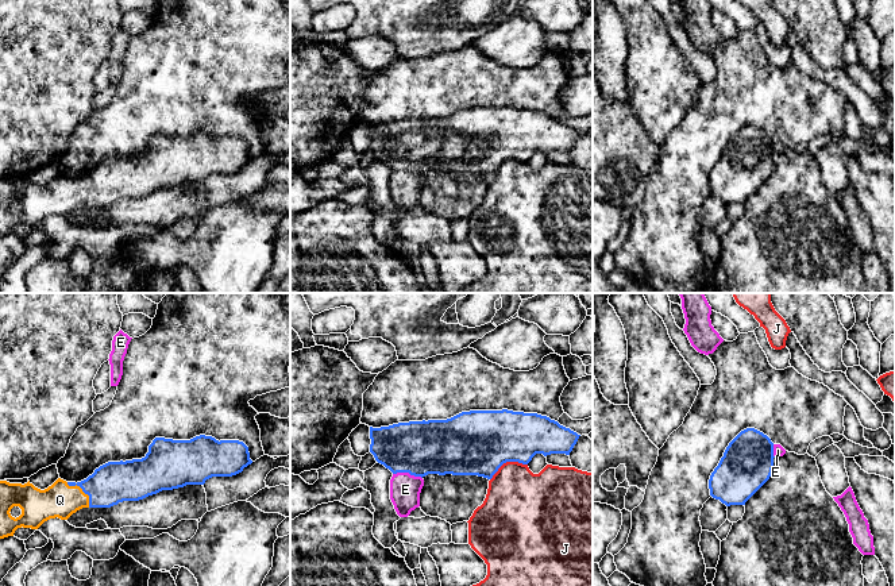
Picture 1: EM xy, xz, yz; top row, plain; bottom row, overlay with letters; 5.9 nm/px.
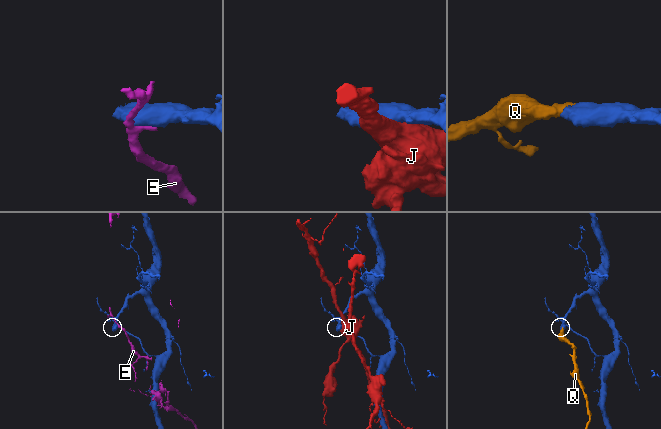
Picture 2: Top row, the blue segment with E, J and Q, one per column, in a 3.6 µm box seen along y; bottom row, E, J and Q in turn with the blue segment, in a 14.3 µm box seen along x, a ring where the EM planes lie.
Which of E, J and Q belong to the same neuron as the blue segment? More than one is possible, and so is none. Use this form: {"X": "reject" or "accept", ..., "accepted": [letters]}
{"E": "reject", "J": "reject", "Q": "accept", "accepted": ["Q"]}

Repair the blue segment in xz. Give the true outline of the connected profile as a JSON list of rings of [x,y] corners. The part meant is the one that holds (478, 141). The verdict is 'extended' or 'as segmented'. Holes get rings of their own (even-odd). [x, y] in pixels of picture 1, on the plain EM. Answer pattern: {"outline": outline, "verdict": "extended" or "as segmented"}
{"outline": [[[470,108],[447,117],[370,124],[370,150],[393,171],[491,177],[506,159],[528,162],[536,151],[570,153],[579,134],[537,111]]], "verdict": "as segmented"}

